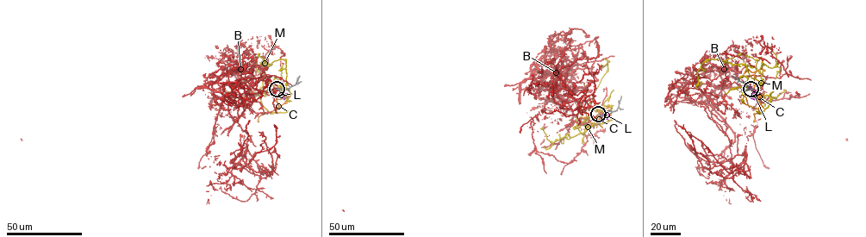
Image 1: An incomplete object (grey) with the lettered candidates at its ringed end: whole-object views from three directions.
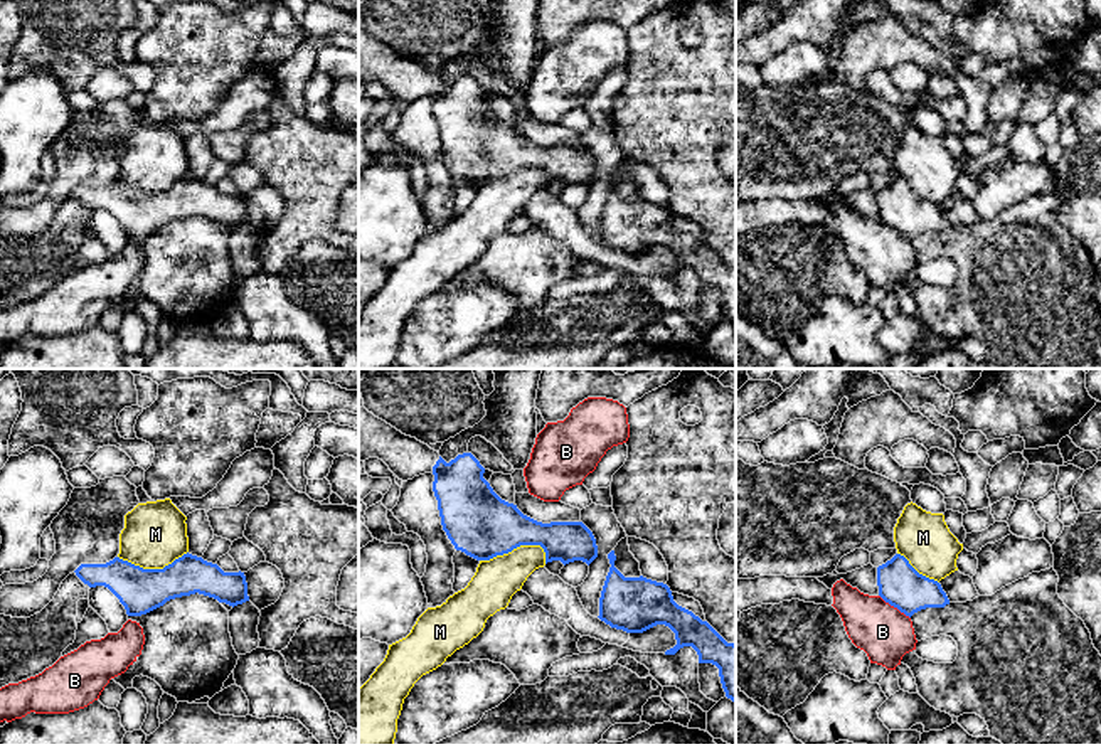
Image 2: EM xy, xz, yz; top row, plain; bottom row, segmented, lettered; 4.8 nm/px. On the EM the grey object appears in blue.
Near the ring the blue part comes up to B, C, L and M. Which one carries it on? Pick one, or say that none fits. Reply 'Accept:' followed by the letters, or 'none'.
Accept: none

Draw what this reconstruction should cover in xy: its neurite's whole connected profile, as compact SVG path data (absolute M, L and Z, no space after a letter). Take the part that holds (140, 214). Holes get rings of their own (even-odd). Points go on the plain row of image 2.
M189 175L163 192L143 192L114 180L106 187L81 187L74 195L89 210L108 210L128 239L146 237L170 222L195 215L232 231L249 224L244 195L224 195Z

